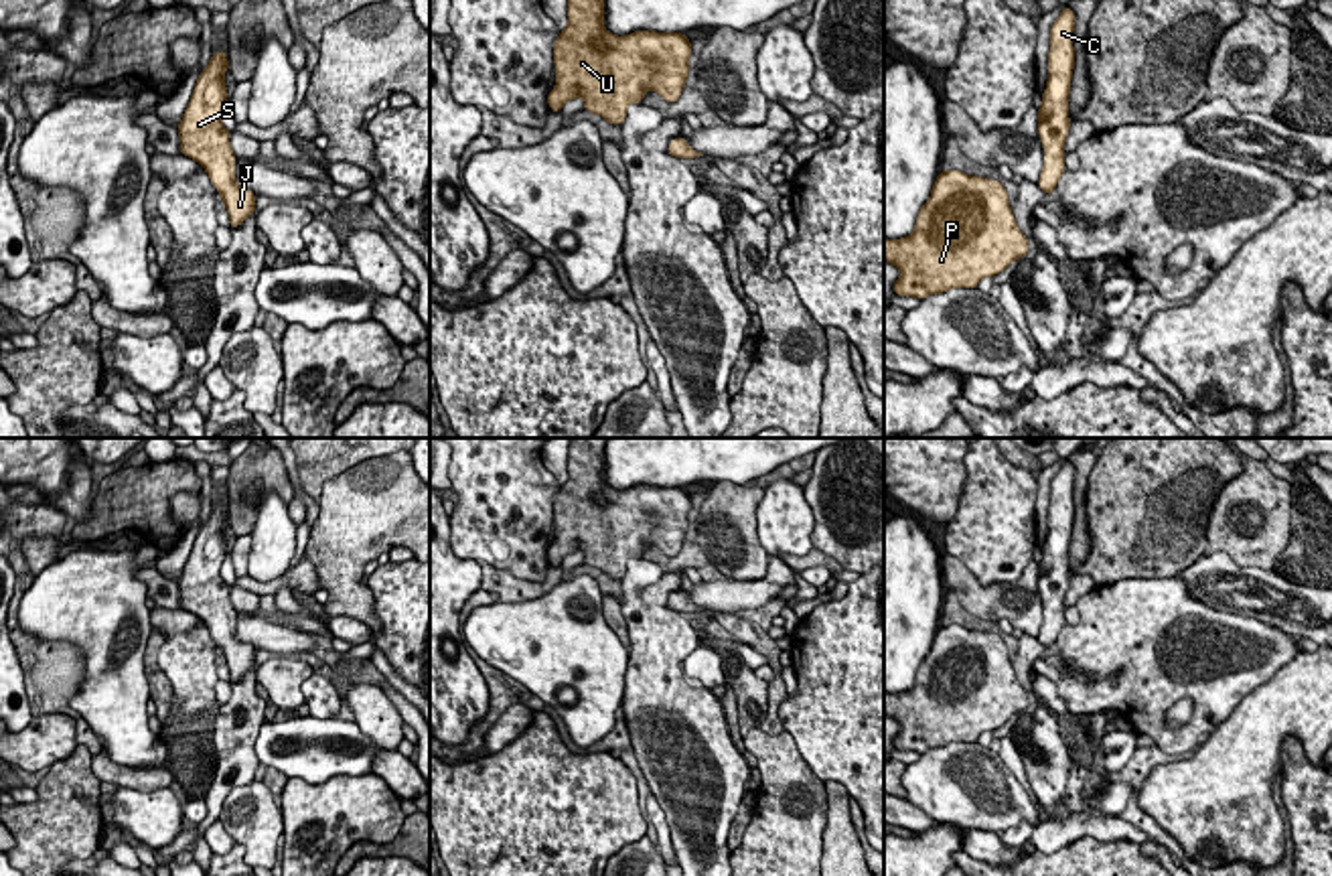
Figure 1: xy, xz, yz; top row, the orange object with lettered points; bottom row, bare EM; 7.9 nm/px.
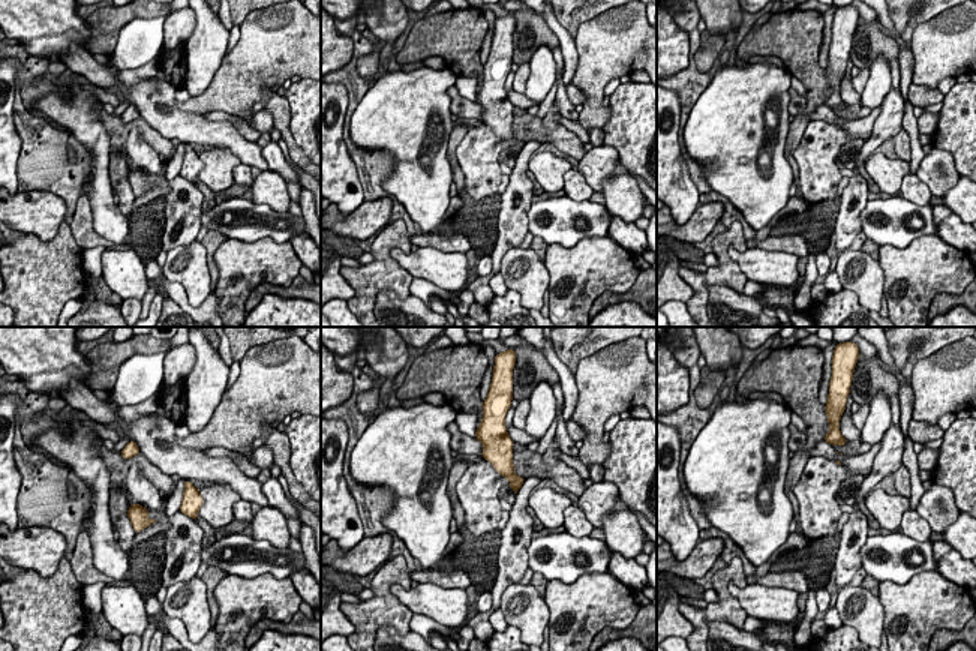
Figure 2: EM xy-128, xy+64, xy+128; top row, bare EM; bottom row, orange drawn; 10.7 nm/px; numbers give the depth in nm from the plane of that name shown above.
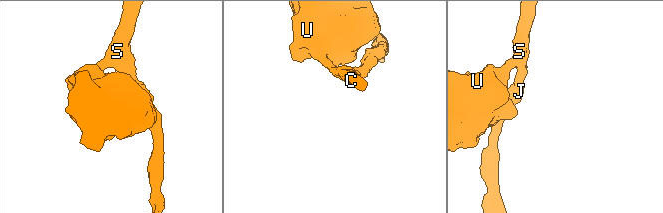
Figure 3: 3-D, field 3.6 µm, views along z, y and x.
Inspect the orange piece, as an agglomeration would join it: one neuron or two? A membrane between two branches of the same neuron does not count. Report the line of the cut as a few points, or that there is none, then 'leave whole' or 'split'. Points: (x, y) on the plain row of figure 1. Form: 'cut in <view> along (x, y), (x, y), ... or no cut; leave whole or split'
no cut; leave whole

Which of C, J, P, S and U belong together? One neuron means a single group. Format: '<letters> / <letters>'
C J P S U

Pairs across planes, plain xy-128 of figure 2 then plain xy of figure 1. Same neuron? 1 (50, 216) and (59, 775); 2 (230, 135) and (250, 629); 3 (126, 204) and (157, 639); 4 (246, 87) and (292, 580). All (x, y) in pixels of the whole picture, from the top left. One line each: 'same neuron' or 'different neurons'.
1: different neurons
2: same neuron
3: same neuron
4: different neurons

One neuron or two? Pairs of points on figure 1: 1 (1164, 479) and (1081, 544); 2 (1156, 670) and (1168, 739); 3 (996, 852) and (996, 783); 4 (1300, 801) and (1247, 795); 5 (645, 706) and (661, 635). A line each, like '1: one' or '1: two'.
1: one
2: one
3: two
4: two
5: one

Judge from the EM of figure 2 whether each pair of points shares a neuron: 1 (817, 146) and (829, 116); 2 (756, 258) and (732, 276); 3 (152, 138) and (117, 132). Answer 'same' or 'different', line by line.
1: different
2: different
3: same

